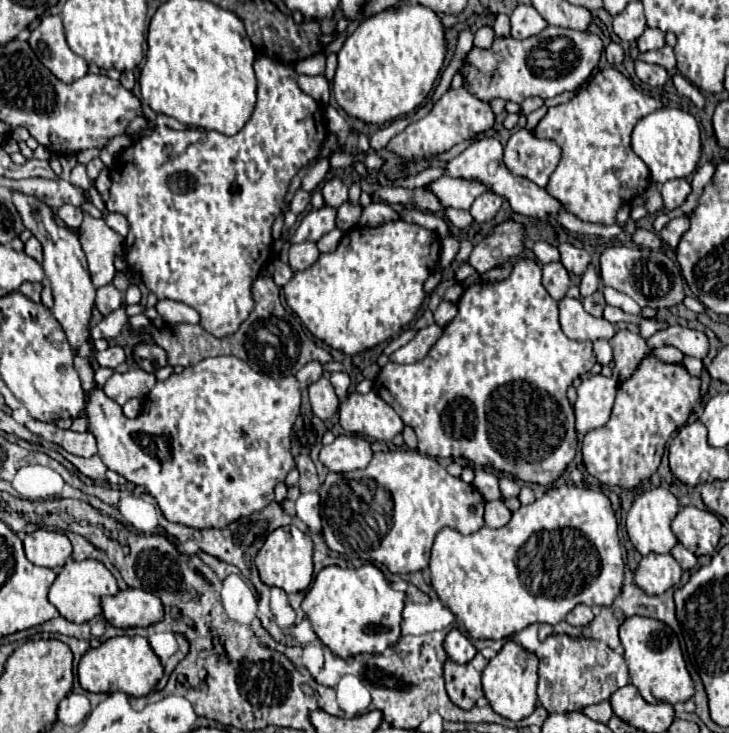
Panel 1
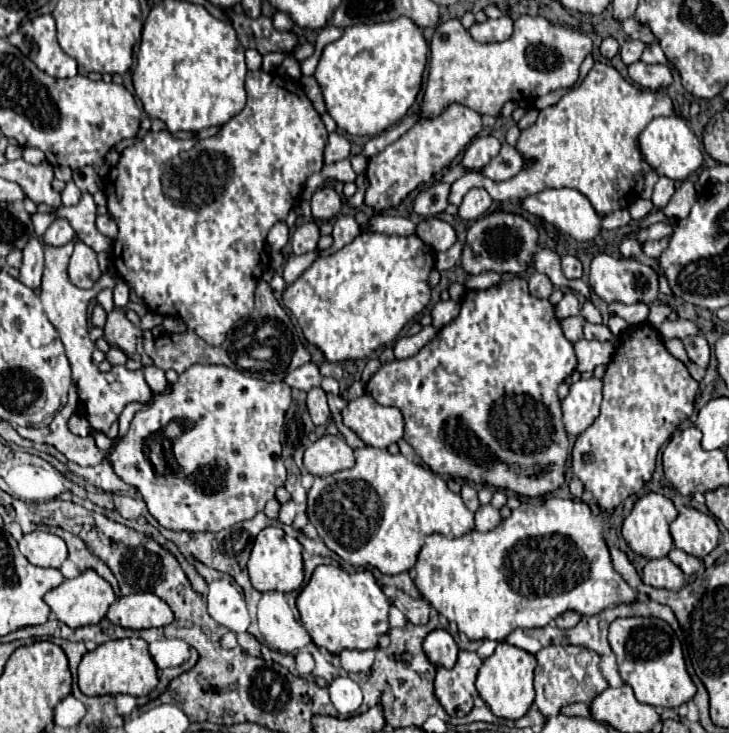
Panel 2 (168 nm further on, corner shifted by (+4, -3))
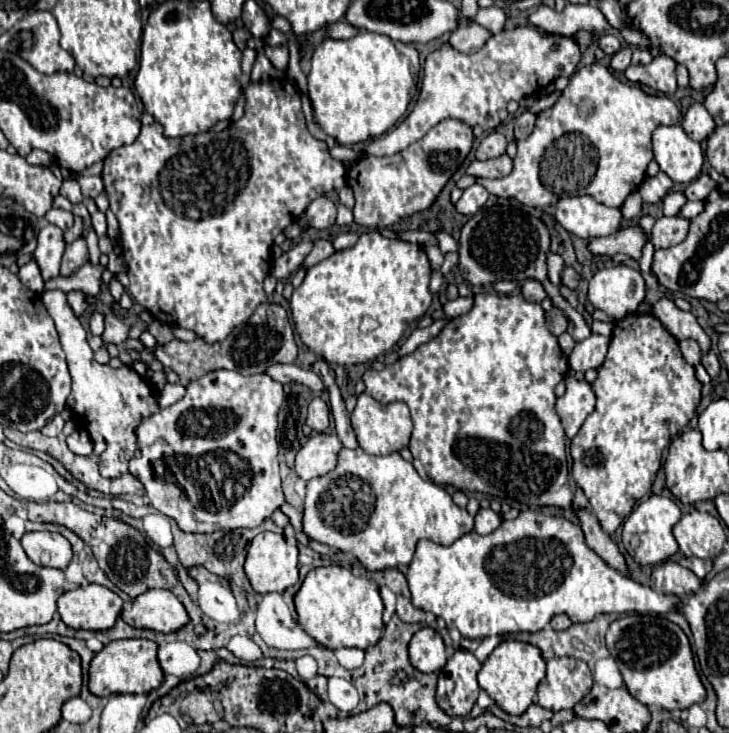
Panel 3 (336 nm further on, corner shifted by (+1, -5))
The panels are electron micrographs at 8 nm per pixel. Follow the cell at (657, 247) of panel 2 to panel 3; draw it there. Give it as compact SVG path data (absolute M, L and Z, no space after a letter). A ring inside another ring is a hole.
M672 216L672 218L660 218L656 220L654 228L652 228L652 244L656 250L660 248L670 248L676 246L678 242L682 242L686 238L688 232L688 220L680 218L680 216Z

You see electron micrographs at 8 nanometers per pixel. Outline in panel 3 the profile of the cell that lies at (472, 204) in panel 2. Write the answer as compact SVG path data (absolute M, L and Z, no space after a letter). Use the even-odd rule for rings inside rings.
M472 184L470 188L464 190L462 198L456 204L456 210L460 214L476 214L488 200L488 190L482 188L480 184Z

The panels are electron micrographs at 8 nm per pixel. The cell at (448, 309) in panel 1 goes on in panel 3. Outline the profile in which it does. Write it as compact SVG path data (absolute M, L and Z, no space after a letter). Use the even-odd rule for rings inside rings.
M456 298L452 302L446 302L446 306L444 306L446 320L452 320L460 314L466 314L470 308L472 308L472 298Z

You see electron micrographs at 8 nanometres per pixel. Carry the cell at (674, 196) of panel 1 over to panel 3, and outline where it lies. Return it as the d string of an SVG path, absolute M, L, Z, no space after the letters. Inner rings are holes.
M658 172L656 178L646 178L644 184L640 186L640 194L644 198L644 202L648 204L658 204L664 200L664 196L672 190L674 182L664 174L664 172Z

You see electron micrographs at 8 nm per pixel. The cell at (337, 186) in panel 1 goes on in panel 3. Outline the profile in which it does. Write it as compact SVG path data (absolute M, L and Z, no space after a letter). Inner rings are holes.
M322 196L310 202L310 206L306 208L306 222L318 230L324 230L336 222L336 214L336 204L328 196Z

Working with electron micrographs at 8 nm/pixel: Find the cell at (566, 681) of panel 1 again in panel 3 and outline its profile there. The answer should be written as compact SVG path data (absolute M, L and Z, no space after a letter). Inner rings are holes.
M556 656L546 666L546 676L538 684L538 704L546 710L574 708L594 686L588 664L578 658Z

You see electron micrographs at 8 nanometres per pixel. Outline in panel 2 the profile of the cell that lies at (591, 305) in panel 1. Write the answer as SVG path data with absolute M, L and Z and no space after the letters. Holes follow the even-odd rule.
M589 300L583 304L581 316L583 316L587 322L591 322L591 324L601 324L601 314L599 314L599 310L597 310Z

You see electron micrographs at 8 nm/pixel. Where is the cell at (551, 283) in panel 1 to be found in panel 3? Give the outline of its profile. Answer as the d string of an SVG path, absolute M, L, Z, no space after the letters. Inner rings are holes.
M526 280L522 284L522 294L528 302L542 302L548 294L544 290L544 286L538 282L538 280Z

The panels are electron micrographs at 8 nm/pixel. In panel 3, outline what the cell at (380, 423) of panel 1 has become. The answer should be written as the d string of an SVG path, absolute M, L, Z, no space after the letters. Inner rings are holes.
M360 394L356 408L350 414L350 420L352 420L352 428L356 432L360 448L366 450L368 454L384 456L384 454L392 454L408 446L408 440L412 434L412 420L410 420L408 406L404 402L392 402L392 404L382 406L380 402L370 398L370 394Z

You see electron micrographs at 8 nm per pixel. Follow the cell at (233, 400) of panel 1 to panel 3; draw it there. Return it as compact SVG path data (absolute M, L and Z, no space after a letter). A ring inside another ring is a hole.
M232 370L204 374L186 386L182 400L138 424L140 454L130 460L130 474L144 484L148 502L176 520L182 532L254 528L285 502L276 440L282 402L284 388L268 374L246 376ZM218 450L234 452L244 470L228 470L228 462L226 470L212 470L212 454Z

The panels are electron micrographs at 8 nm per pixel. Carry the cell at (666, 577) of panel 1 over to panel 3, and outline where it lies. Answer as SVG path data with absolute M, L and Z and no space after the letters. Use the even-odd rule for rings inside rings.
M662 562L652 570L652 588L656 592L664 592L664 594L676 594L676 596L684 596L684 594L692 594L696 590L700 590L700 580L684 566L680 566L678 562Z

